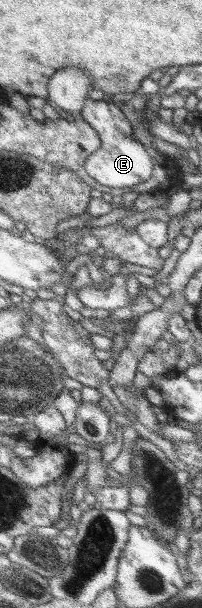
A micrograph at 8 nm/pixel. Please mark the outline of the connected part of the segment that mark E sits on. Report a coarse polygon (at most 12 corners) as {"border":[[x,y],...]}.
{"border":[[88,98],[81,117],[101,145],[85,171],[110,188],[147,181],[153,167],[115,102]]}

